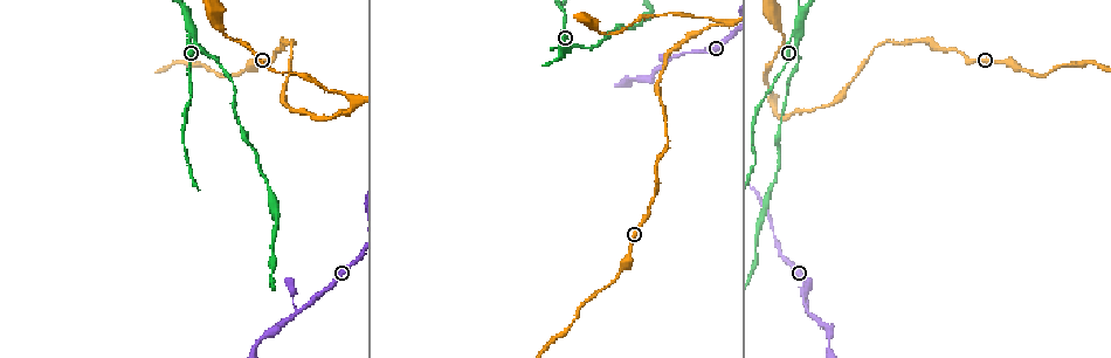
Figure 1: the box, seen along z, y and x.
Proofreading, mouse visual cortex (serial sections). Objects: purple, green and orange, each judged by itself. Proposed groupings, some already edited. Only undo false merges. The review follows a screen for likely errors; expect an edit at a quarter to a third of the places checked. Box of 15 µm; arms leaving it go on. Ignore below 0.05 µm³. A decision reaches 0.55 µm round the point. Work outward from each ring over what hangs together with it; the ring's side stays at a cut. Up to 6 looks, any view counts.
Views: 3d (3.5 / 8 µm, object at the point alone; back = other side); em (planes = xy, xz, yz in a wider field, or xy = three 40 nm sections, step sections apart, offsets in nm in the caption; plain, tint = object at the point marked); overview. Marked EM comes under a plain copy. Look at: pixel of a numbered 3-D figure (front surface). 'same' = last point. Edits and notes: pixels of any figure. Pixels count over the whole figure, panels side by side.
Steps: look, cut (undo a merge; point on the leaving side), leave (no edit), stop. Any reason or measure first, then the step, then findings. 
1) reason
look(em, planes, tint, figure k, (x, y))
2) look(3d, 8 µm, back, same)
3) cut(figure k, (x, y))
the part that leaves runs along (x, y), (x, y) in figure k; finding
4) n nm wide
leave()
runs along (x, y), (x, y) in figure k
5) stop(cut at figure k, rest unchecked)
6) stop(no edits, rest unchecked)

three-way junction
look(3d, 3.5 µm, figure 1, (185, 11))

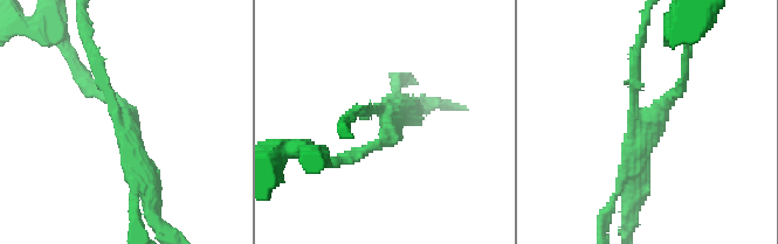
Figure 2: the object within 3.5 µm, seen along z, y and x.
3 arms; arms of 150, 150, 250 nm; shape alone is not enough
look(em, xy, step 3, tint, figure 2, (391, 120))

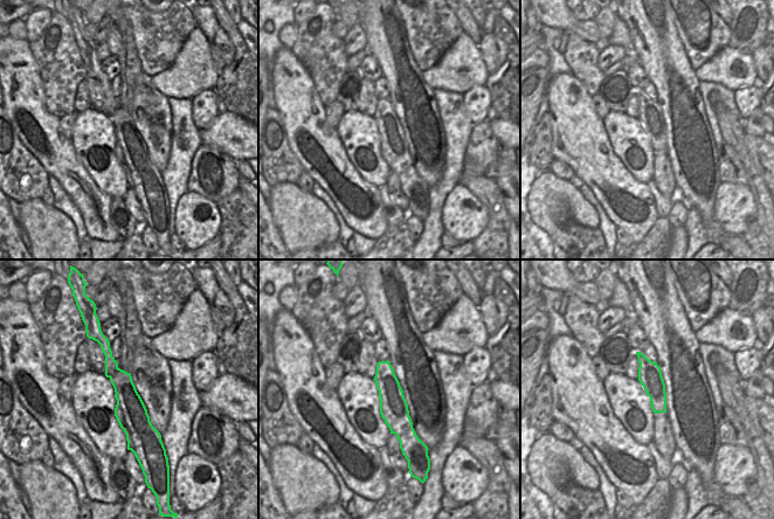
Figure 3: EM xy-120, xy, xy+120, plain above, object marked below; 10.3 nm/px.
280 nm wide
cut(figure 2, (163, 225))
the part that leaves runs along (139, 185), (169, 235) in figure 2; two cells meet here

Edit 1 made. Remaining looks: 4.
abrupt turn
look(3d, 3.5 µm, figure 1, (728, 21))

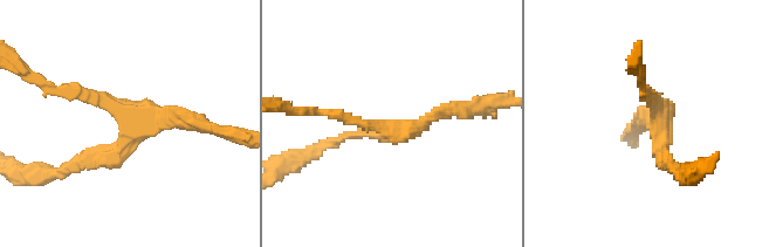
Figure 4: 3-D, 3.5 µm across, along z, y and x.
look(em, xy, step 1, tint, figure 4, (129, 126))

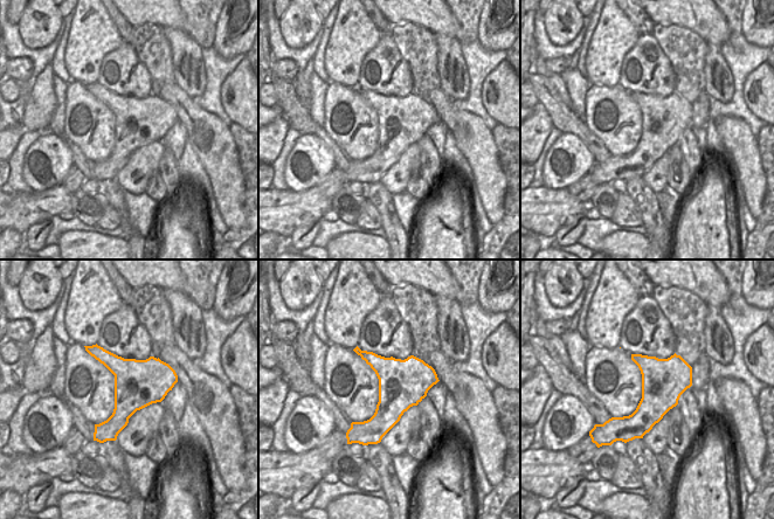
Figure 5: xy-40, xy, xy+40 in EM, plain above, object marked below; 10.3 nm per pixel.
leave()
all the same cell

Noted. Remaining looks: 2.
stop(cut at figure 2, rest unchecked)

